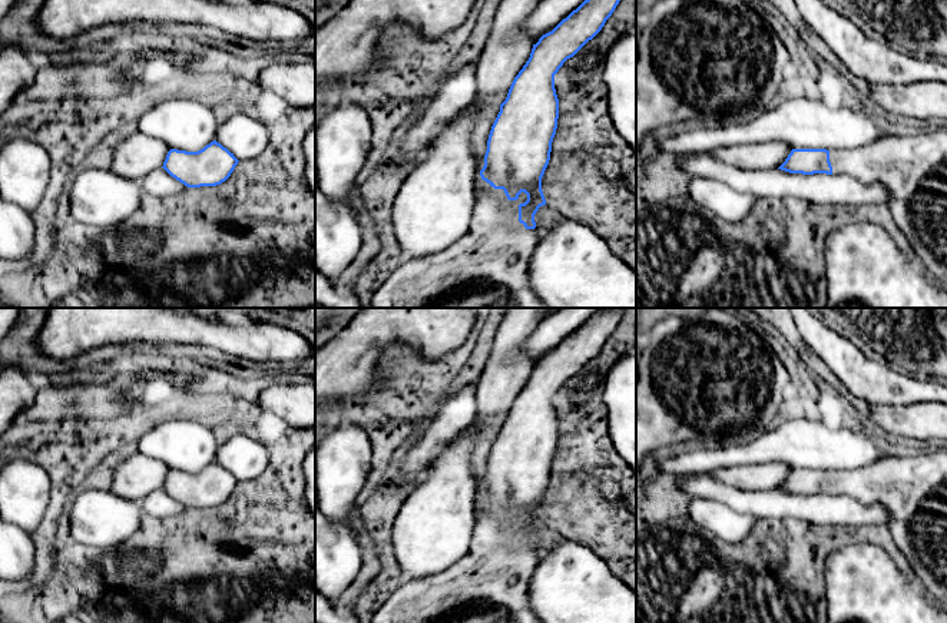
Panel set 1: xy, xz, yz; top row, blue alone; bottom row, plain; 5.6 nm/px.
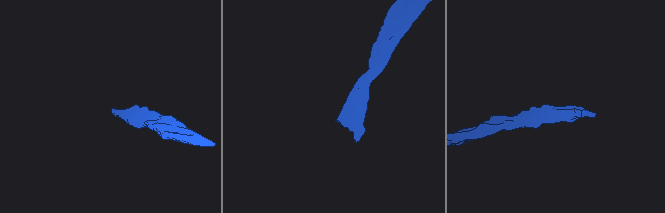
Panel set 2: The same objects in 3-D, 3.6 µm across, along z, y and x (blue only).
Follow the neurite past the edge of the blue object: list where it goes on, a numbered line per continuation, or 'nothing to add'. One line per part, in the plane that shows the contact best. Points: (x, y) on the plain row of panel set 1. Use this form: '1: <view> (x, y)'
1: xz (490, 583)

